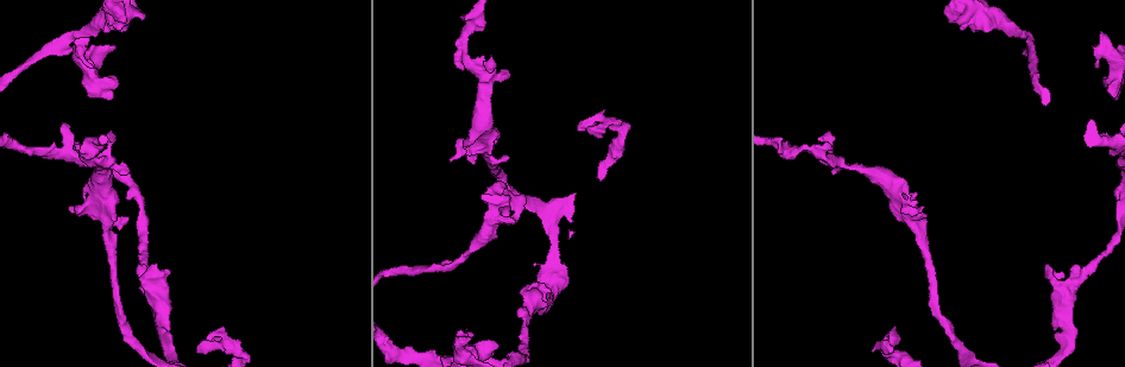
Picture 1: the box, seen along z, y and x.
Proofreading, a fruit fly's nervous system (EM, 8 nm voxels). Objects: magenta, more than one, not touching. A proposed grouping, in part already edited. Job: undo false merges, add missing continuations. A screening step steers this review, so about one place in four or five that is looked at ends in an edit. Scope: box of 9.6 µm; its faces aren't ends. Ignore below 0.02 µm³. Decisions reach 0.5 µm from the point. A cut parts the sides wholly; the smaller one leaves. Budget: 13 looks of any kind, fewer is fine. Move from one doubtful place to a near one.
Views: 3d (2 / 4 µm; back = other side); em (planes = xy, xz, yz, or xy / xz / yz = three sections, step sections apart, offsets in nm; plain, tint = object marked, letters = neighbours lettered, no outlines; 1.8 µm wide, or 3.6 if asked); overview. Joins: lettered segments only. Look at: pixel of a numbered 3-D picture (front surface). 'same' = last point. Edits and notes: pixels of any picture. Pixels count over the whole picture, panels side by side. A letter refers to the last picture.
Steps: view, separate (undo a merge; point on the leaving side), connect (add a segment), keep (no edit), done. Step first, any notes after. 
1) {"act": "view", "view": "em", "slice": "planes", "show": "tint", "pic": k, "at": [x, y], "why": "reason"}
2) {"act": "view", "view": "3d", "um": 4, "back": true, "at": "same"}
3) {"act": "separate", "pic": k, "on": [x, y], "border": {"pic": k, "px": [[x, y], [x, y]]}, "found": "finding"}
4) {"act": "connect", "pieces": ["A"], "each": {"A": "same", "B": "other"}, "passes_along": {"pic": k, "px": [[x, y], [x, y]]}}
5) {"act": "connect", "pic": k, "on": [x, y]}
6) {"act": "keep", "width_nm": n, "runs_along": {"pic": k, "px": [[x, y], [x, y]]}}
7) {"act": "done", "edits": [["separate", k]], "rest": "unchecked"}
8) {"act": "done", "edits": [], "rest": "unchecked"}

{"act": "view", "view": "3d", "um": 4, "back": true, "pic": 1, "at": [107, 207], "why": "sharp bend"}

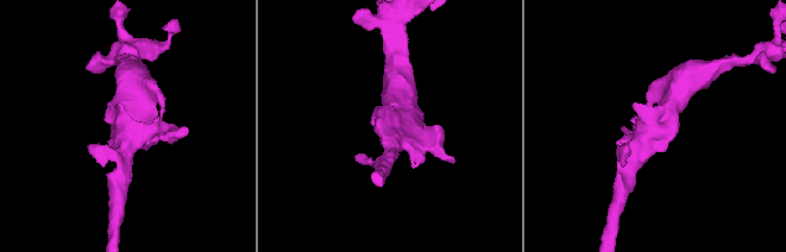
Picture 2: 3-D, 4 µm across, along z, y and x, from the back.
{"act": "view", "view": "em", "slice": "planes", "show": "letters", "pic": 2, "at": [651, 130], "why": "shape alone is not enough"}

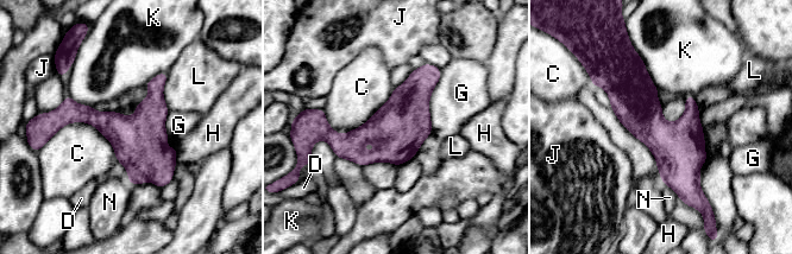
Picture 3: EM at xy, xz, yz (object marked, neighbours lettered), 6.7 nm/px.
{"act": "keep", "width_nm": 320, "each": {"C": "other", "D": "other", "G": "other", "H": "other", "J": "other", "K": "other", "L": "other", "N": "other"}, "border": {"pic": 3, "px": [[394, 88], [359, 126], [327, 124]]}, "found": "one neuron here"}

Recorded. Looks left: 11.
{"act": "view", "view": "em", "slice": "planes", "show": "letters", "pic": 1, "at": [63, 55], "why": "tapers out"}

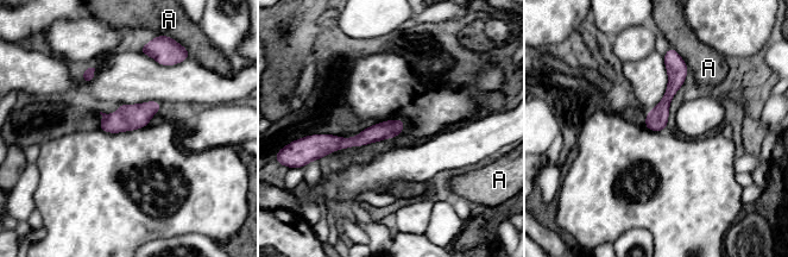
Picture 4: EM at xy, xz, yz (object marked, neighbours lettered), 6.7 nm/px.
{"act": "keep", "width_nm": 130, "each": {"A": "other"}, "border": {"pic": 4, "px": [[673, 48], [689, 70]]}, "found": "none of them fits"}

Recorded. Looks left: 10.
{"act": "view", "view": "em", "slice": "xy", "step": 8, "show": "letters", "pic": 1, "at": [464, 339], "why": "free end"}

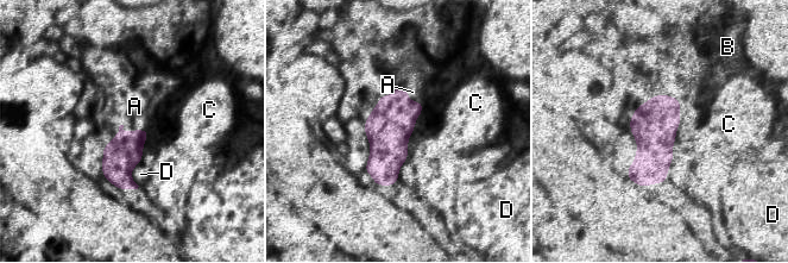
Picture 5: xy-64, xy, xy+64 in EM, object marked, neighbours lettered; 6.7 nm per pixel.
{"act": "view", "view": "em", "slice": "planes", "show": "letters", "at": "same"}

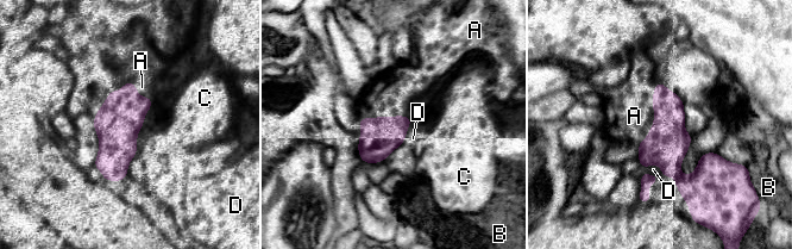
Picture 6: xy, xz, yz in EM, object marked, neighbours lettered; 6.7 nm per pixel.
{"act": "connect", "pieces": ["A"], "each": {"A": "same", "B": "other", "C": "other", "D": "other"}, "found": "it goes on there"}

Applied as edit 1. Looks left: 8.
{"act": "view", "view": "overview"}

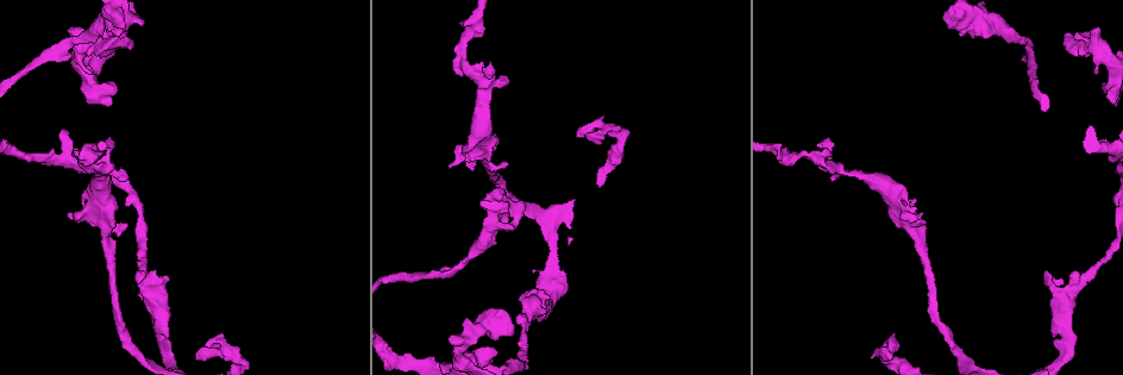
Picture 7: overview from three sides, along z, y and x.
{"act": "view", "view": "3d", "um": 2, "pic": 7, "at": [836, 169], "why": "a fork"}

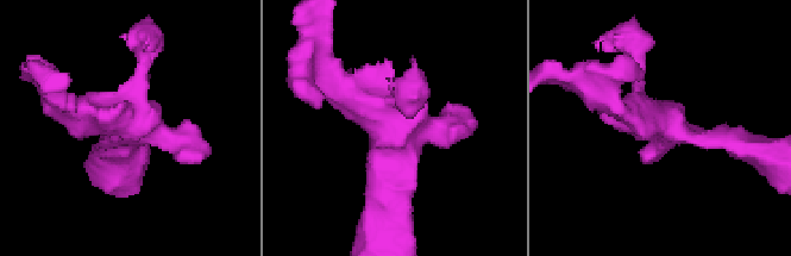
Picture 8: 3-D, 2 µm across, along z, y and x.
{"act": "view", "view": "em", "slice": "xy", "step": 4, "show": "tint", "pic": 8, "at": [387, 122], "why": "now the EM"}

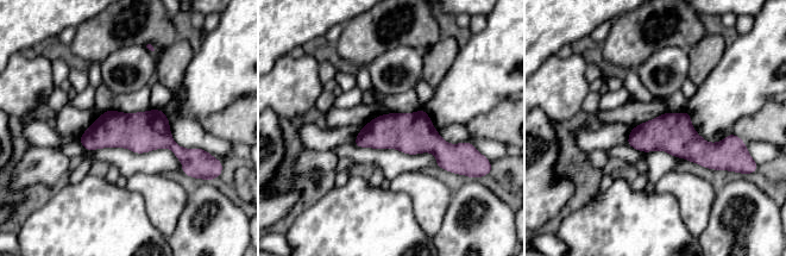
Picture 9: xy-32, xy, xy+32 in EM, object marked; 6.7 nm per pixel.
{"act": "view", "view": "em", "slice": "xy", "step": 4, "show": "letters", "at": "same", "why": "see the neighbours"}

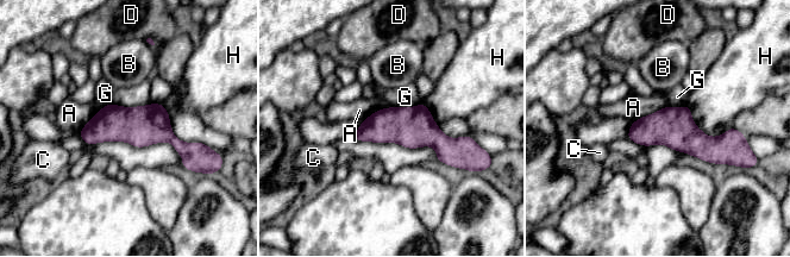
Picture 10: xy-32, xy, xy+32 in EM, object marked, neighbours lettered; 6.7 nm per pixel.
{"act": "keep", "each": {"A": "other", "B": "other", "C": "other", "D": "other", "G": "other", "H": "other"}, "border": {"pic": 10, "px": [[666, 105], [637, 118], [632, 123]]}, "found": "one neuron here"}

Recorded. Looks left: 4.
{"act": "view", "view": "3d", "um": 2, "back": true, "pic": 7, "at": [220, 333], "why": "an open end"}

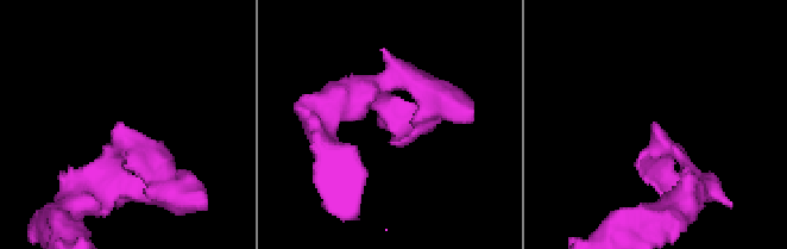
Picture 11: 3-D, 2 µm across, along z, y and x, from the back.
{"act": "view", "view": "em", "slice": "planes", "show": "letters", "pic": 11, "at": [394, 127], "why": "now the EM"}

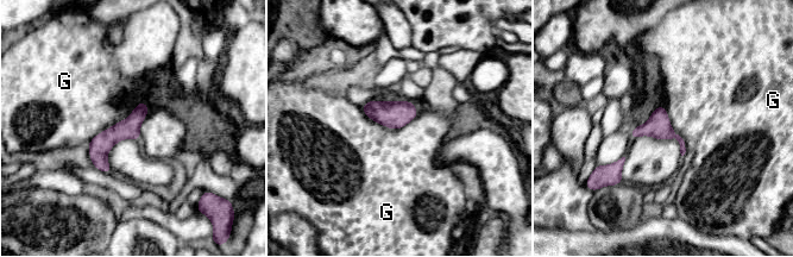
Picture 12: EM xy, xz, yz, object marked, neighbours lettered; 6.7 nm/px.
{"act": "keep", "width_nm": 140, "each": {"G": "other"}, "border": {"pic": 12, "px": [[359, 107], [392, 129], [419, 113]]}, "found": "no lettered segment goes on from it"}

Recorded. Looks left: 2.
{"act": "done", "edits": [["connect", 6]], "rest": "unchecked"}

